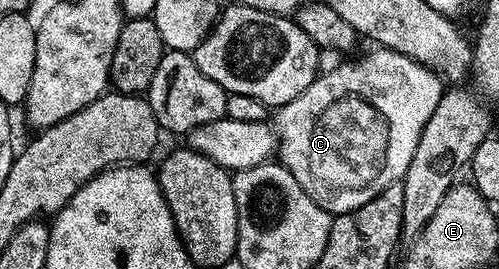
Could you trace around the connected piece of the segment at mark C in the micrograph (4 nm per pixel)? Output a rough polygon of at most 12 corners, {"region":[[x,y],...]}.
{"region":[[391,48],[277,109],[277,155],[339,216],[401,182],[444,81]]}

